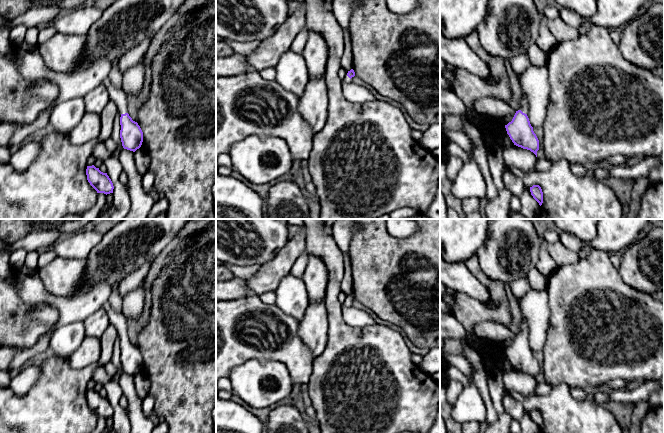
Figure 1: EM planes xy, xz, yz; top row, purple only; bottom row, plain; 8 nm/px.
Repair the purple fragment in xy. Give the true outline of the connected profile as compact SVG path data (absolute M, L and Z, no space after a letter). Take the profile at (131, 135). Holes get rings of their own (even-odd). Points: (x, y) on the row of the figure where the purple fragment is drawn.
M105 78L102 84L106 87L110 101L113 101L117 110L121 113L120 117L120 138L124 149L135 152L143 142L143 132L137 122L133 121L127 113L127 96L119 88L115 87Z

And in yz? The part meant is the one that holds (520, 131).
M523 94L521 103L521 109L516 111L512 121L505 125L505 128L514 145L530 150L537 157L539 140L527 116L528 104L525 94Z

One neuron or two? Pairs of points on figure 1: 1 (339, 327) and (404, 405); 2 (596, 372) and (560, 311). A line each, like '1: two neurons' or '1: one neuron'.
1: one neuron
2: one neuron

